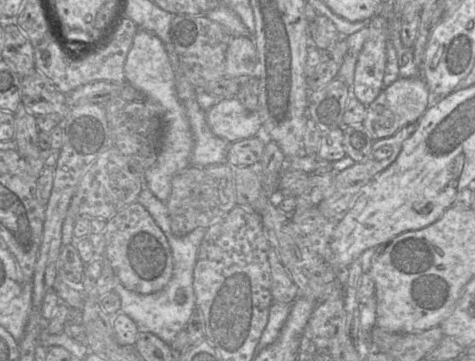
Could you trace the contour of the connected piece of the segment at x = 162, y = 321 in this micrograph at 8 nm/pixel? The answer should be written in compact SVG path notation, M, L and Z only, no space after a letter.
M146 185L139 194L137 202L149 212L168 240L173 258L172 278L163 289L152 294L140 294L125 288L115 275L114 291L120 297L120 311L136 323L139 332L151 332L170 345L176 335L186 328L196 308L193 286L194 268L198 250L207 228L198 227L185 236L175 236L171 231L166 203L159 200Z

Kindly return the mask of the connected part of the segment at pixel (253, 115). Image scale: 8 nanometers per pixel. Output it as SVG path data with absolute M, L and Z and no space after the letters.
M237 97L221 98L205 116L210 130L230 143L254 137L262 130L259 111L248 111Z

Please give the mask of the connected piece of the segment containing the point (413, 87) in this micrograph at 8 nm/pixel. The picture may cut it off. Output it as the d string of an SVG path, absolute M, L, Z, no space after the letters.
M422 76L398 78L390 86L383 88L378 97L367 106L362 124L373 141L388 138L407 125L418 123L431 104L433 97Z

